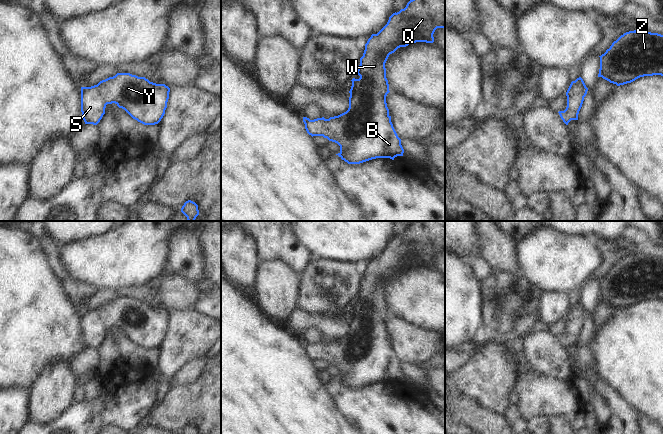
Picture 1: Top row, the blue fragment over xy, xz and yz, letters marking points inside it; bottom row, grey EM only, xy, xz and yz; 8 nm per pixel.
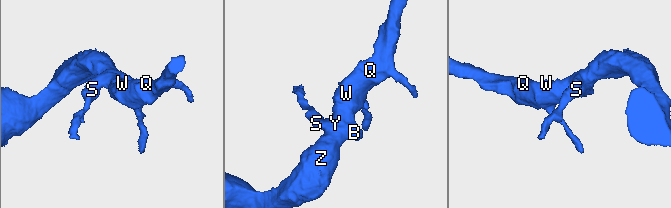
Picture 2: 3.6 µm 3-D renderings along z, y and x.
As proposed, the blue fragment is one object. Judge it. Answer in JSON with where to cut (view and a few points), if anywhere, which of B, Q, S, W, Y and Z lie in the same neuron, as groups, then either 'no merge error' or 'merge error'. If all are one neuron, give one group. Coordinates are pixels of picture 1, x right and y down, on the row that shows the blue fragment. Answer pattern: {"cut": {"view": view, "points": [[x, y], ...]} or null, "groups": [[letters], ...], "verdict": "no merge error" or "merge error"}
{"cut": null, "groups": [["B", "Q", "S", "W", "Y", "Z"]], "verdict": "no merge error"}

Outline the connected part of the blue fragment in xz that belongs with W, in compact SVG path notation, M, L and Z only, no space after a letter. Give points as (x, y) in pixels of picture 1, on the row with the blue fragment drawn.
M410 0L404 9L393 13L387 24L377 34L372 34L365 44L356 72L360 78L351 80L348 110L329 119L322 117L310 120L303 117L307 133L337 143L340 152L336 155L348 164L360 164L376 158L394 160L397 156L403 156L401 139L393 127L386 103L390 91L385 63L389 55L400 47L416 42L433 43L437 28L445 28L445 0Z

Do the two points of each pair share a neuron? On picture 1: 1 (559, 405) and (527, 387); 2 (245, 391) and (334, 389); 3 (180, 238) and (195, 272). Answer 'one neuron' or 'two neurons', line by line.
1: one neuron
2: two neurons
3: one neuron

